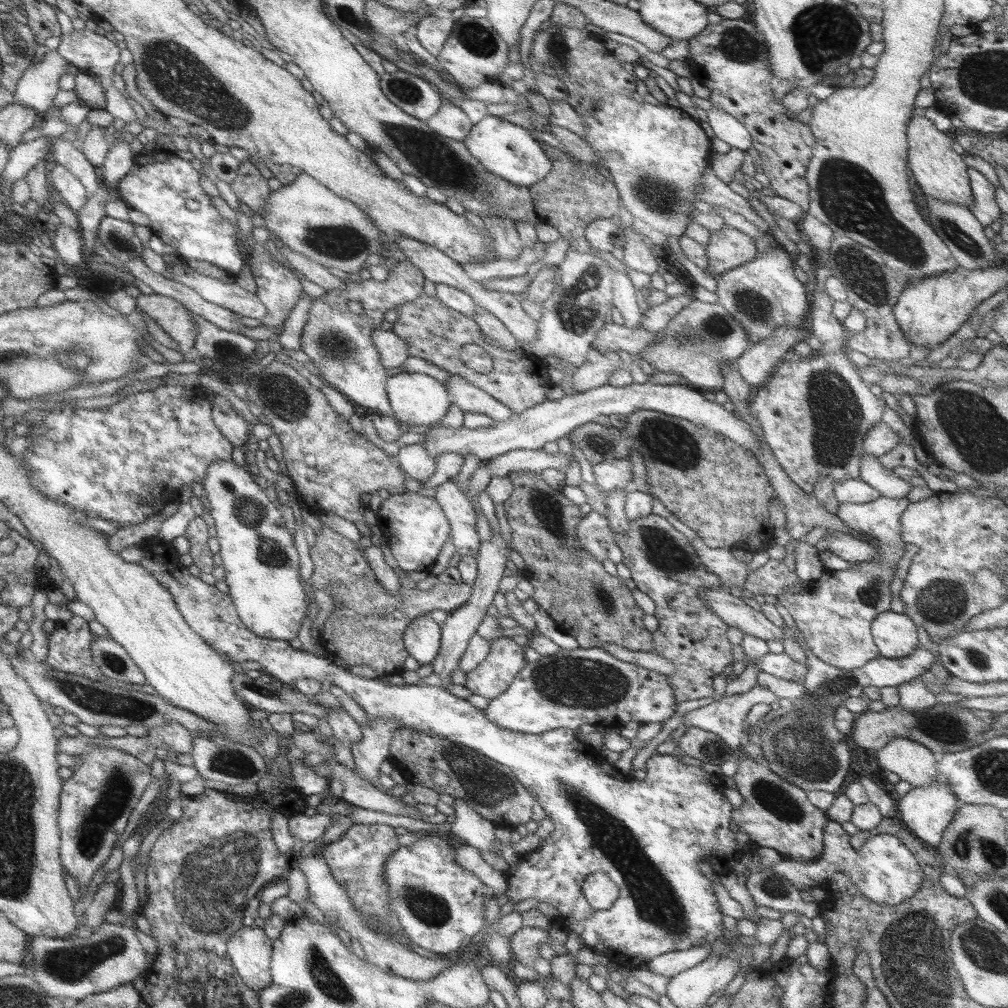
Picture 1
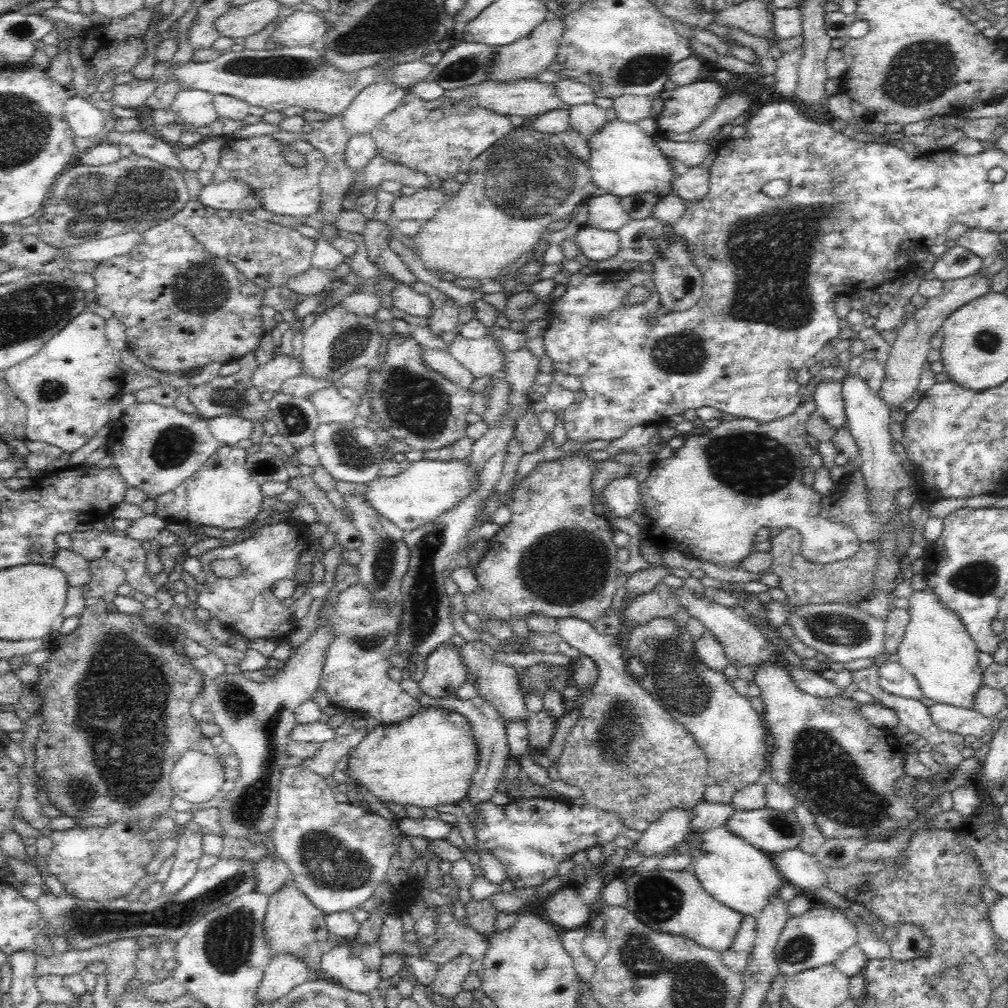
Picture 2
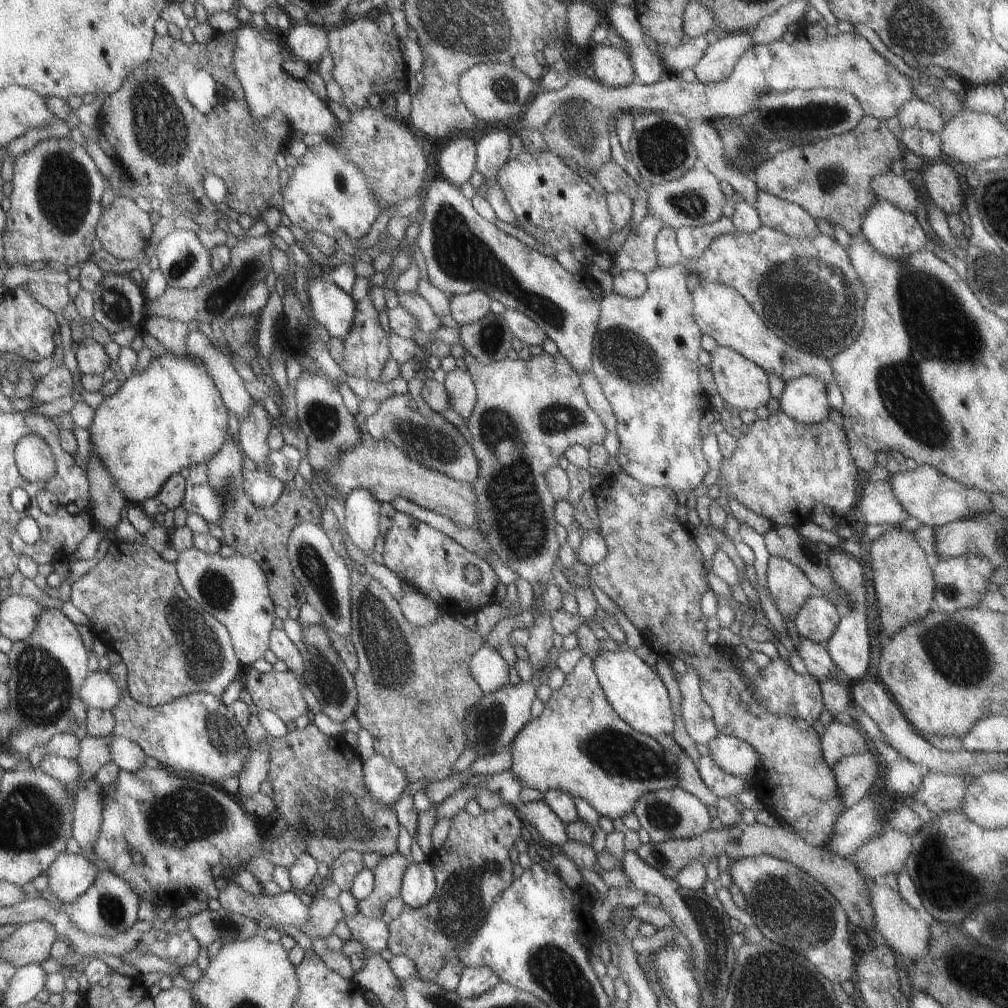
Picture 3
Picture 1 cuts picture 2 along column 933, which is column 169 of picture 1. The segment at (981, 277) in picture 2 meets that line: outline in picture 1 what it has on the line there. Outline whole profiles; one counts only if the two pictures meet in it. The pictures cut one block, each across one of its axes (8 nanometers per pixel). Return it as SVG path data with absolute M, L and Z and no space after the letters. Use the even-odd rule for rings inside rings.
M139 294L135 298L135 302L137 302L137 308L145 316L149 316L175 342L173 352L177 352L181 356L193 354L195 326L191 322L187 308L183 308L181 304L173 302L171 298L165 298L159 294L151 294L151 296Z

